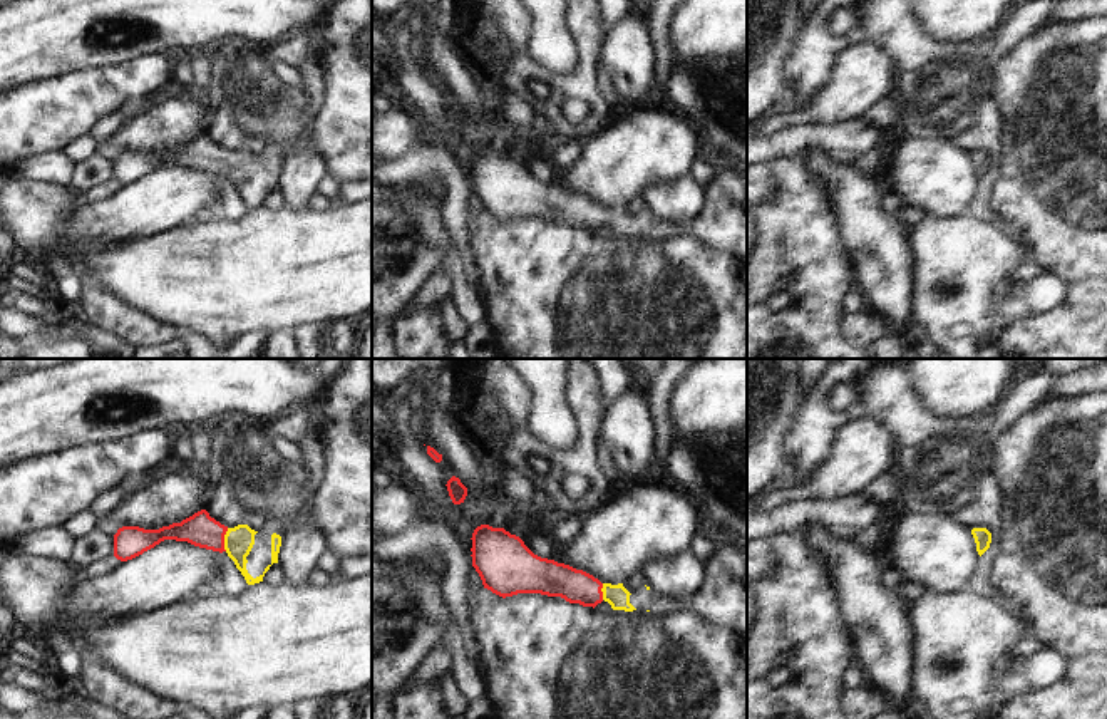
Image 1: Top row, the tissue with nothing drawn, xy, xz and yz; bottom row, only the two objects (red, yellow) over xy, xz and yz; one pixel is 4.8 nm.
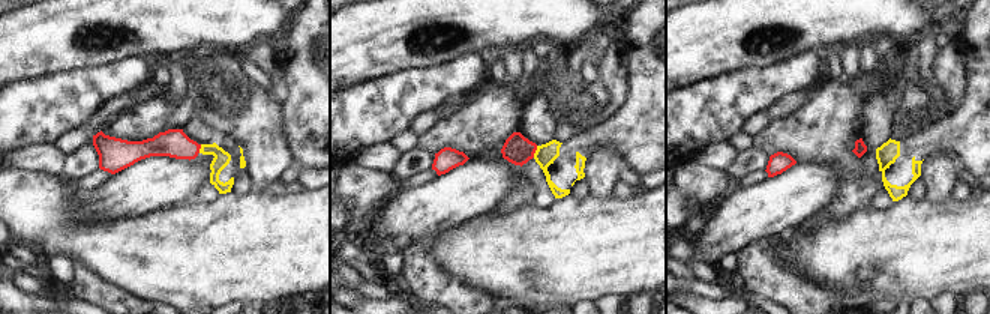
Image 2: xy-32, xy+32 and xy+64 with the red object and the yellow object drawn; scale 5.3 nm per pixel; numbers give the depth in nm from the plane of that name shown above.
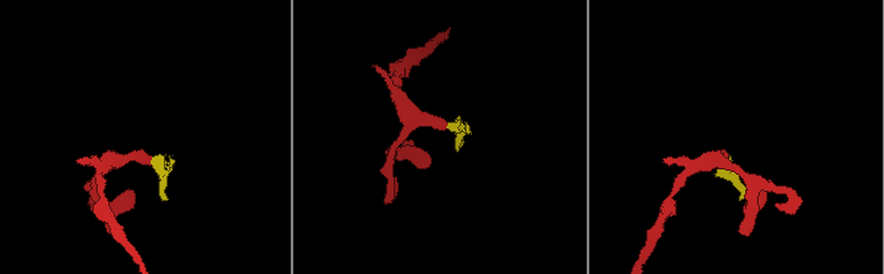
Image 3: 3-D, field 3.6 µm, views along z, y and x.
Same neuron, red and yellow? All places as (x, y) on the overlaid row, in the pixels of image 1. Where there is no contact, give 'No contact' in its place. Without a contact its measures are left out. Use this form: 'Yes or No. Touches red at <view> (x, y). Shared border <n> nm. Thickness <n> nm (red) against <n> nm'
Yes. Touches red at xy (223, 540). Shared border 110 nm. Thickness 160 nm (red) against 140 nm

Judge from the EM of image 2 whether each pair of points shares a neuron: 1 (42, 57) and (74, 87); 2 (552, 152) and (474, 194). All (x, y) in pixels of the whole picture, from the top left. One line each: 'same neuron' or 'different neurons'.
1: different neurons
2: different neurons

